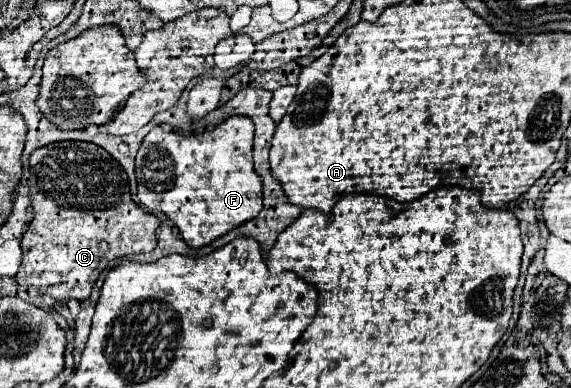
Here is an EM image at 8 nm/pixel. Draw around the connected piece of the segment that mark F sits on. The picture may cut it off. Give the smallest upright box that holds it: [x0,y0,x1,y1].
[135,117,263,249]

